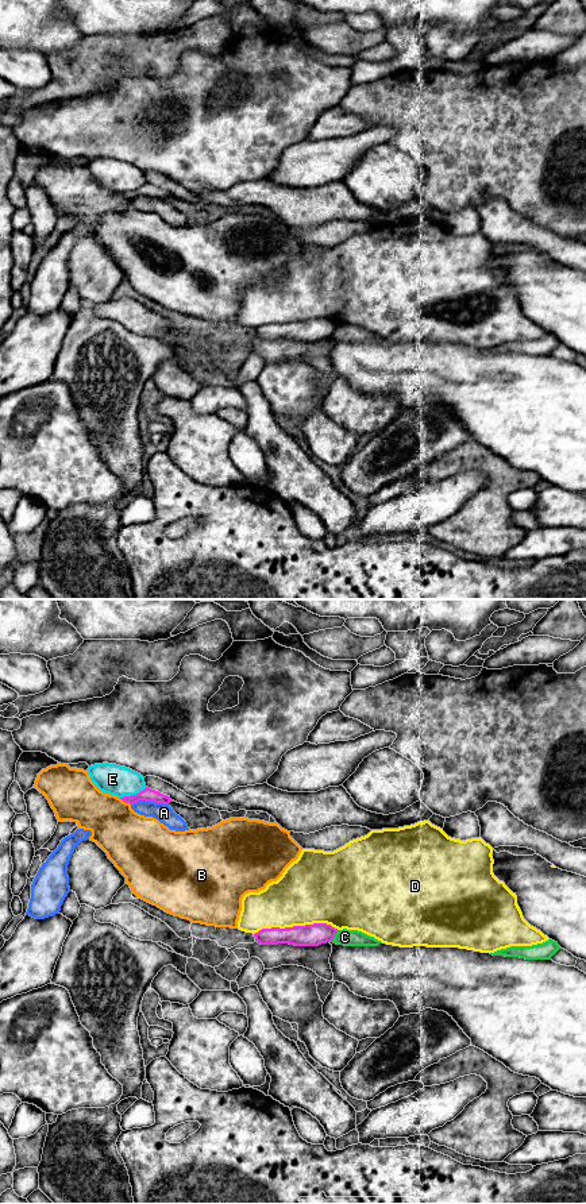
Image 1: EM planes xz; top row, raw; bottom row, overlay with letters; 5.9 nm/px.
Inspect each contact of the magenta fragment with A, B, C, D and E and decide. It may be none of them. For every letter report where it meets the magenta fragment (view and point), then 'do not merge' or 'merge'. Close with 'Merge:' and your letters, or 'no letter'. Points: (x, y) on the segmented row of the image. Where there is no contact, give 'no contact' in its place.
A: meets magenta in xz at (149, 801); do not merge
B: meets magenta in xz at (124, 801); do not merge
C: meets magenta in xz at (334, 936); do not merge
D: meets magenta in xz at (296, 926); do not merge
E: meets magenta in xz at (132, 795); do not merge
Merge: no letter

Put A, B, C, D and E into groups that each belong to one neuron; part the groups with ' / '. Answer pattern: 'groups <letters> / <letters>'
groups A / B / C / D / E

